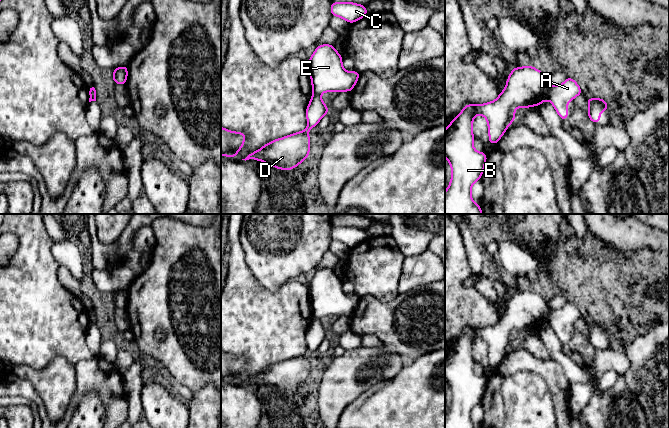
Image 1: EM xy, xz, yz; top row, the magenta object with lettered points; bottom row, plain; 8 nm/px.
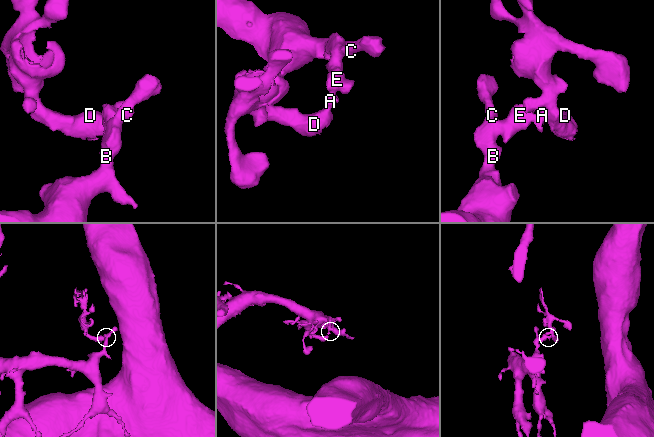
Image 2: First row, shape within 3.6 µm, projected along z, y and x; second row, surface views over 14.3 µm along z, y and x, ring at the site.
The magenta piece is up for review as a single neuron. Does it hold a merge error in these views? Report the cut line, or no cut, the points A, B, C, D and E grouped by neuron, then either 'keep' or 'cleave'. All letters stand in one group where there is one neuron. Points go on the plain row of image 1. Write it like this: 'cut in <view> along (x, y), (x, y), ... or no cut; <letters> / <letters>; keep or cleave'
cut in yz along (550, 310), (547, 322); A D / B C E; cleave

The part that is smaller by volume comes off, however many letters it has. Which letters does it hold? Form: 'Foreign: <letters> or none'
Foreign: A, D

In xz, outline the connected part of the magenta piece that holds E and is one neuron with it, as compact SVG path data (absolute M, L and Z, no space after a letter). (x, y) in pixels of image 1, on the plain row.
M331 268L316 271L308 284L313 318L351 316L360 301L355 294L348 296L342 289L343 281Z

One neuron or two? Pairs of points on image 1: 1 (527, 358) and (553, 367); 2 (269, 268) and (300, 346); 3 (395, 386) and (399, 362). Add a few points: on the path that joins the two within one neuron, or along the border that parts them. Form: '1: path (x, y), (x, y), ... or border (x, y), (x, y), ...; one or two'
1: path (533, 364), (547, 367); one
2: border (257, 278), (271, 291), (277, 291), (291, 279); two
3: border (407, 361), (394, 376), (376, 384); two

